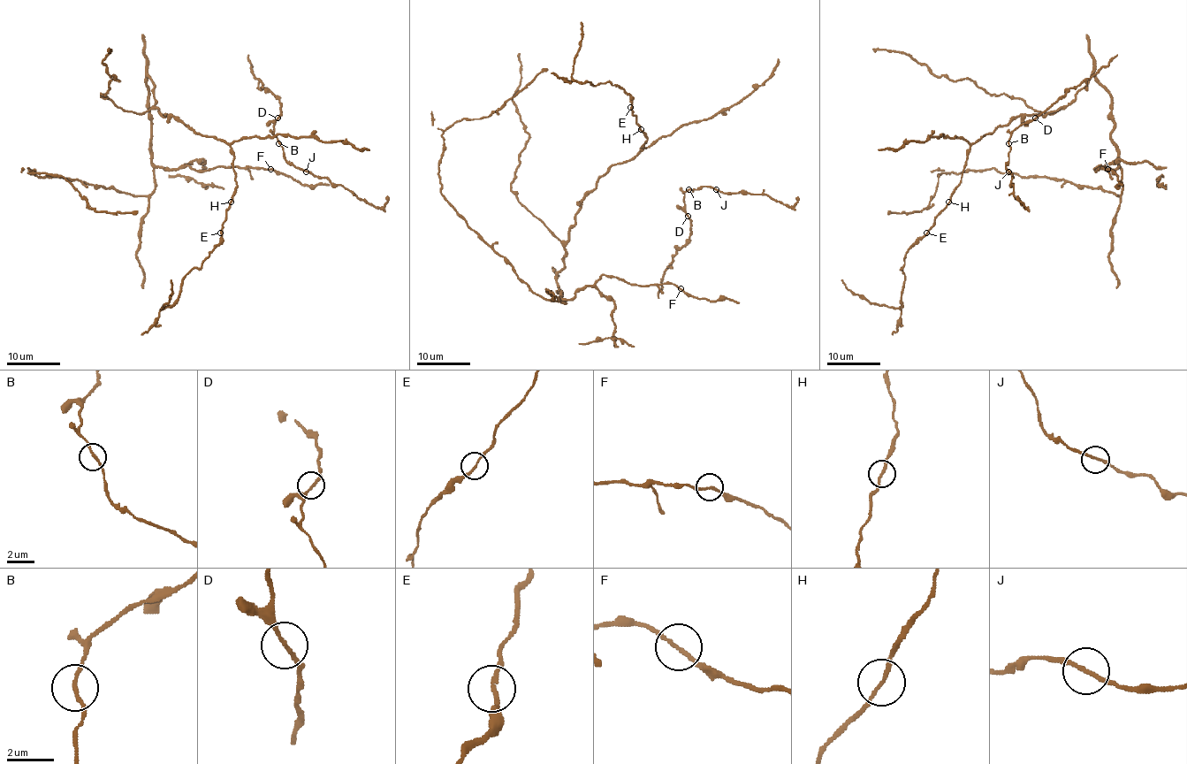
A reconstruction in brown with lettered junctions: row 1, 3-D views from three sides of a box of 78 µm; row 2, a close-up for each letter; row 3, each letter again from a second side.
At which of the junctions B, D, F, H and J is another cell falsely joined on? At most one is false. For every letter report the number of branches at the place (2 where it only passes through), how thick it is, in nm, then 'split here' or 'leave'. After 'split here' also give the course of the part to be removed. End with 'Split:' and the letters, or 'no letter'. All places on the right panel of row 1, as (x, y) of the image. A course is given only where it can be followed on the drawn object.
B: 2 | 150 nm | leave
D: 2 | 140 nm | leave
F: 2 | 160 nm | leave
H: 2 | 150 nm | leave
J: 2 | 160 nm | leave
Split: no letter

